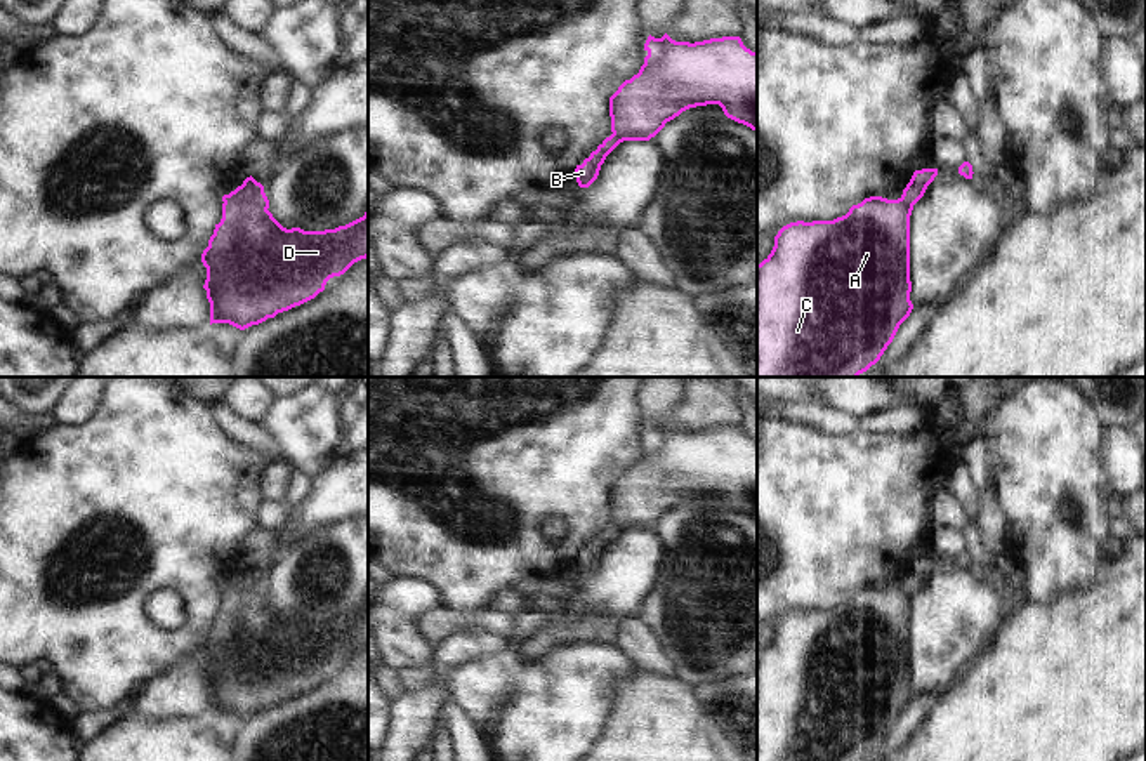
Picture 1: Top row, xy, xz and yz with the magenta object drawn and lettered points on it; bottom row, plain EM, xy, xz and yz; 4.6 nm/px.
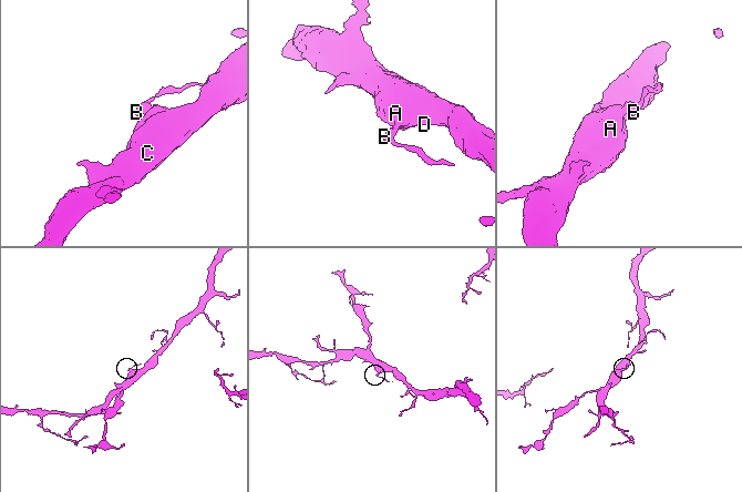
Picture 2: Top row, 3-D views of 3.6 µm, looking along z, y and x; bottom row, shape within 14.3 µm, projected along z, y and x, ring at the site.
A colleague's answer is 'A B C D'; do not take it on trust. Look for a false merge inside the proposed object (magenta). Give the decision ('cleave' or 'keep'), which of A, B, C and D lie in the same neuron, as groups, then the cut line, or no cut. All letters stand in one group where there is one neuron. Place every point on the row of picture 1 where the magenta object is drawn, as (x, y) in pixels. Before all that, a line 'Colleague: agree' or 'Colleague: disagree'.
Colleague: disagree
cleave; groups A C D / B; cut yz (900, 198), (912, 207)

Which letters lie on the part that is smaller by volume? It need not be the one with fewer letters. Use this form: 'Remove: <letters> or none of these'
Remove: B

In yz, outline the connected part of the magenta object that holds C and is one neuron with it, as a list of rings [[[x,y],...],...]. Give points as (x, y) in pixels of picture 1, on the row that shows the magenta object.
[[[882,196],[865,198],[853,205],[849,212],[833,221],[790,222],[774,236],[771,254],[757,264],[757,377],[858,377],[875,365],[887,346],[892,342],[899,325],[910,316],[910,207],[901,198],[887,200]]]

